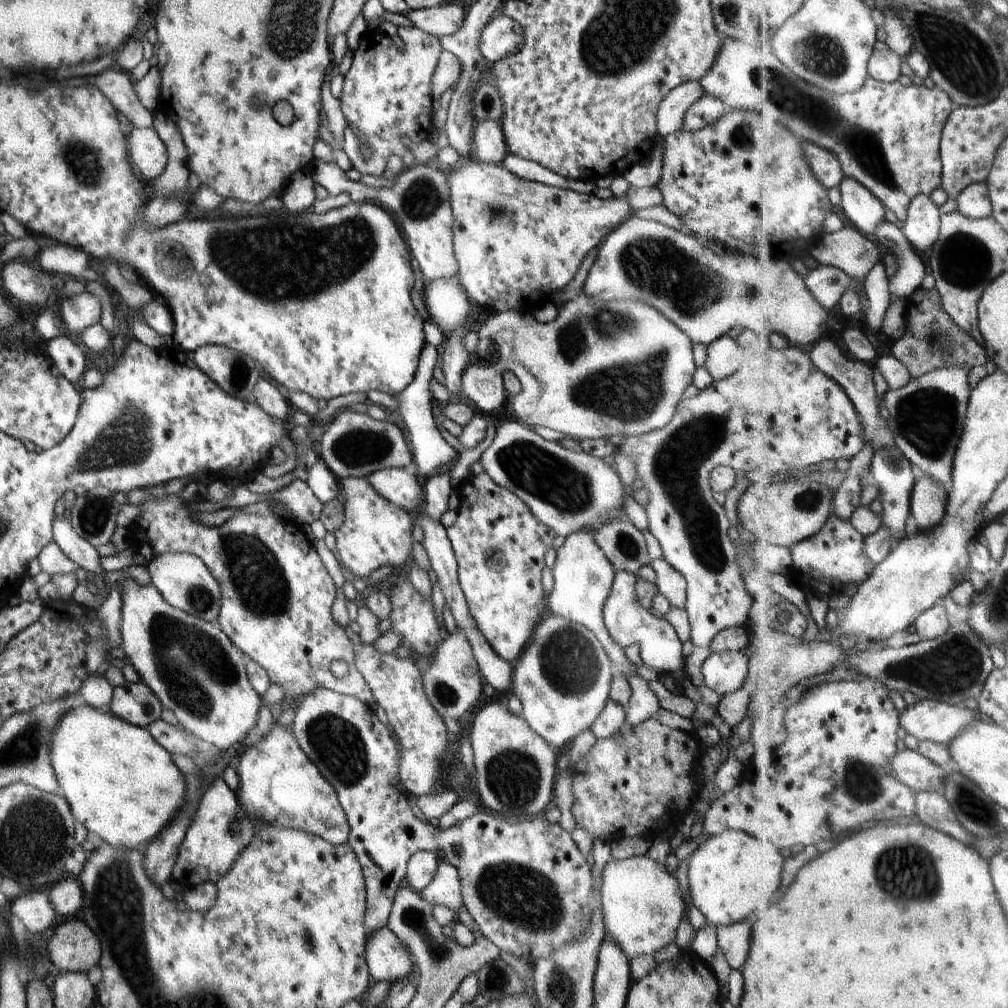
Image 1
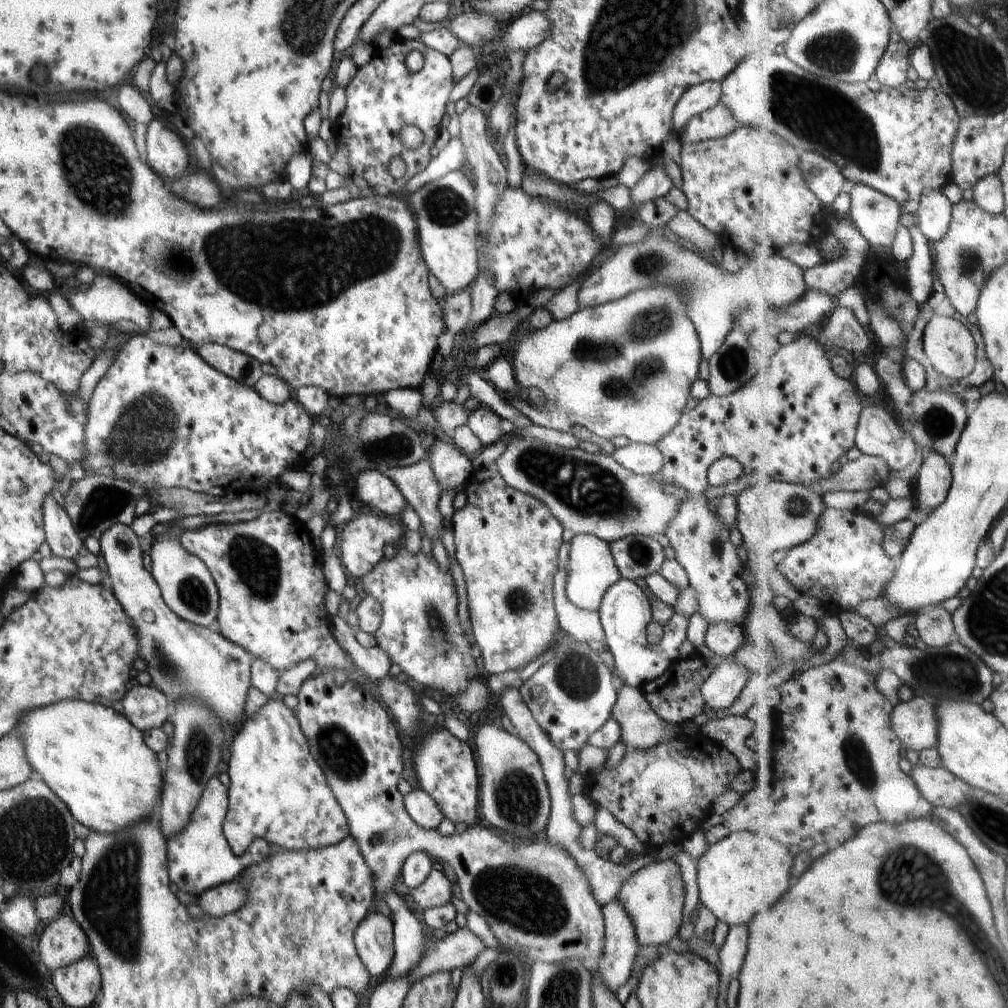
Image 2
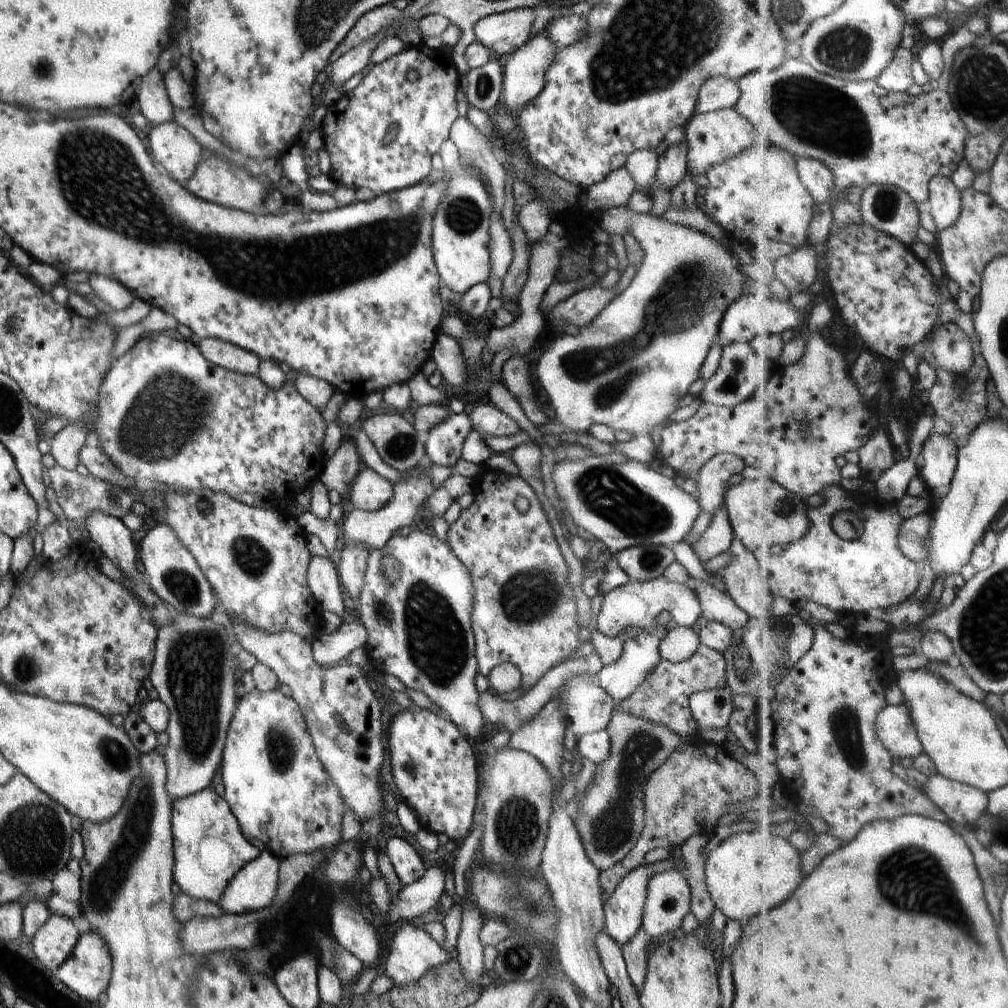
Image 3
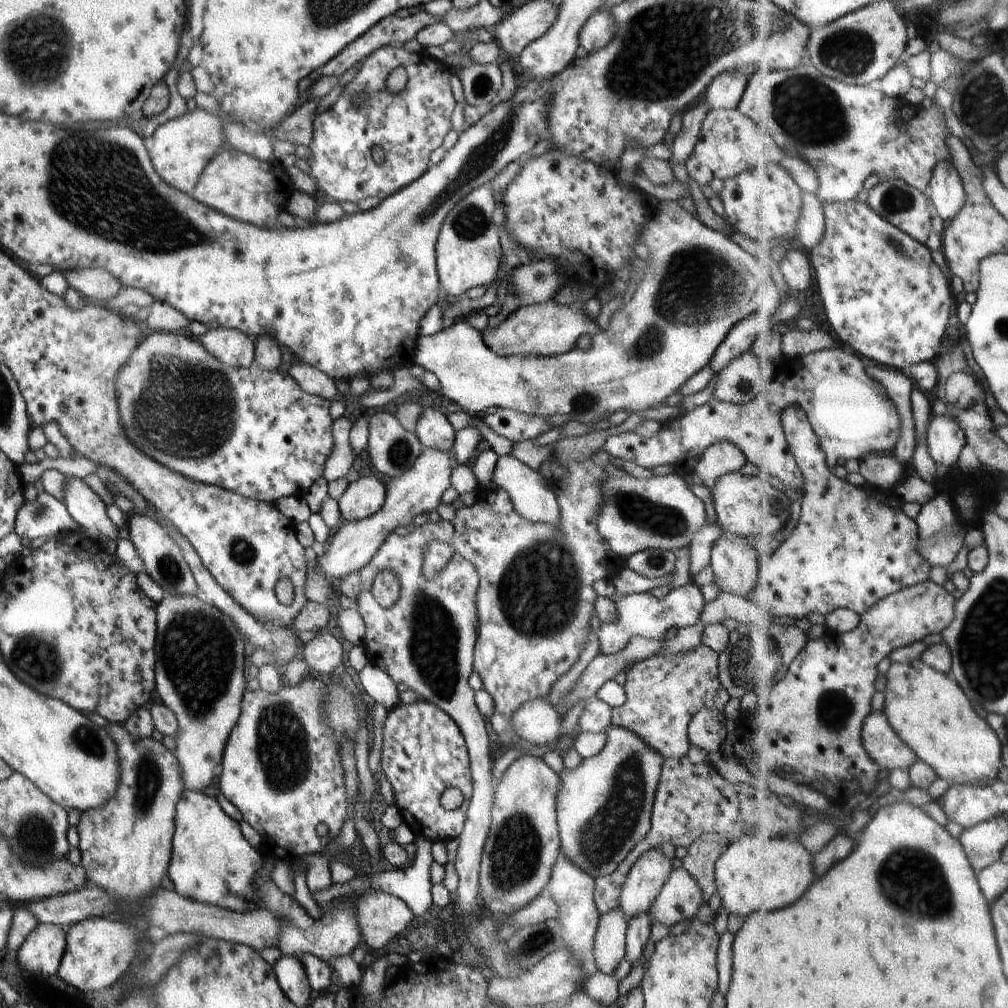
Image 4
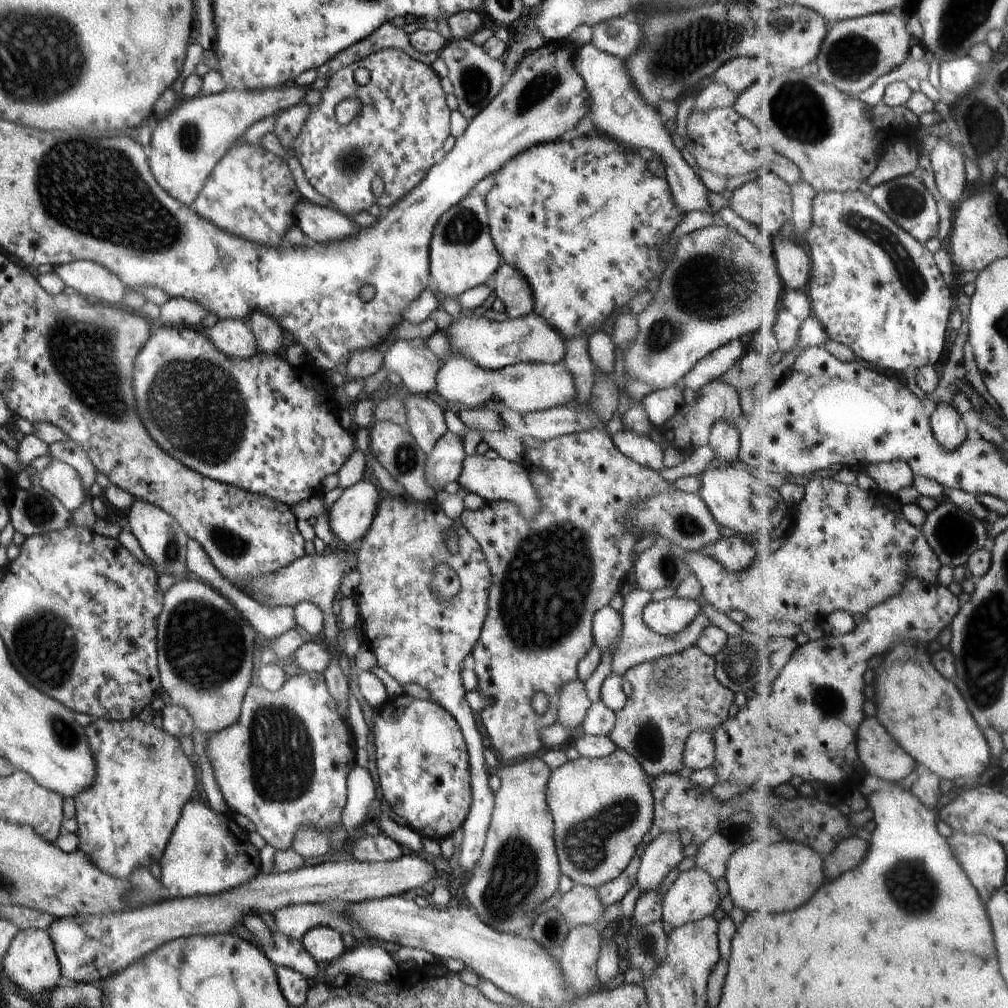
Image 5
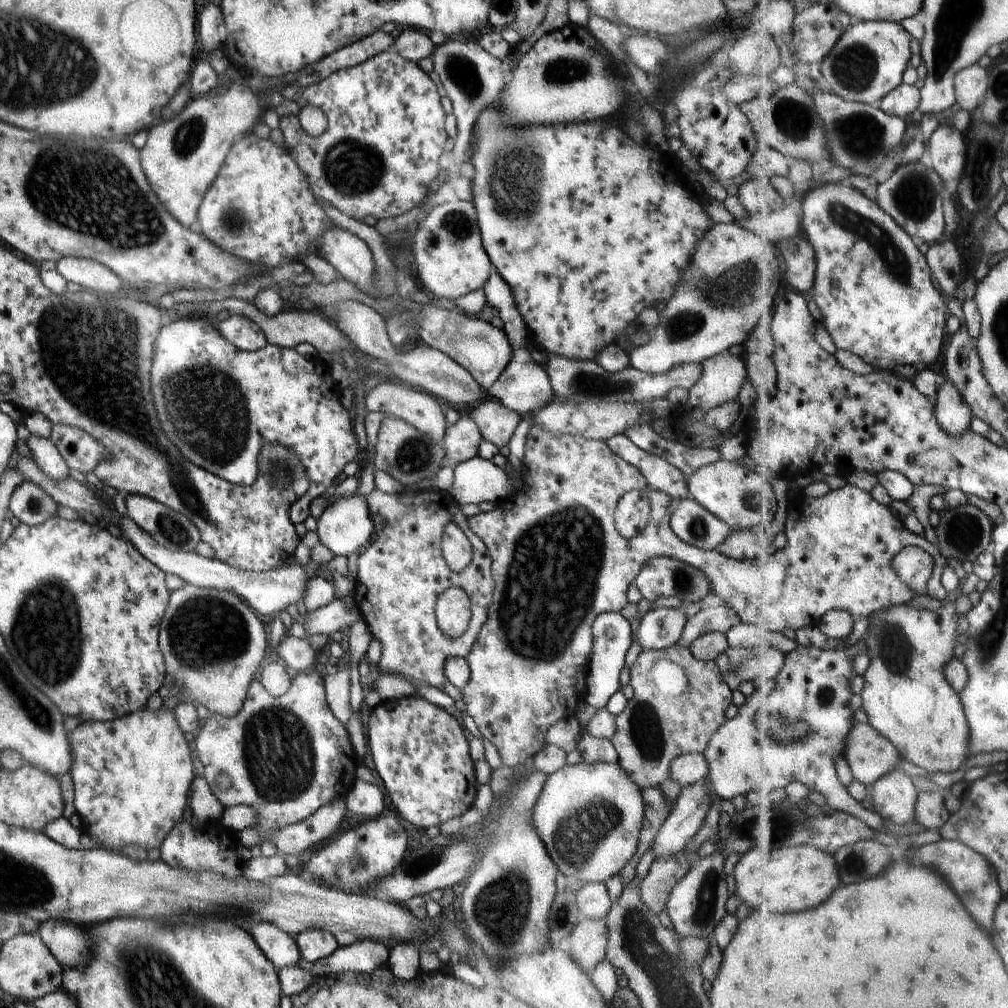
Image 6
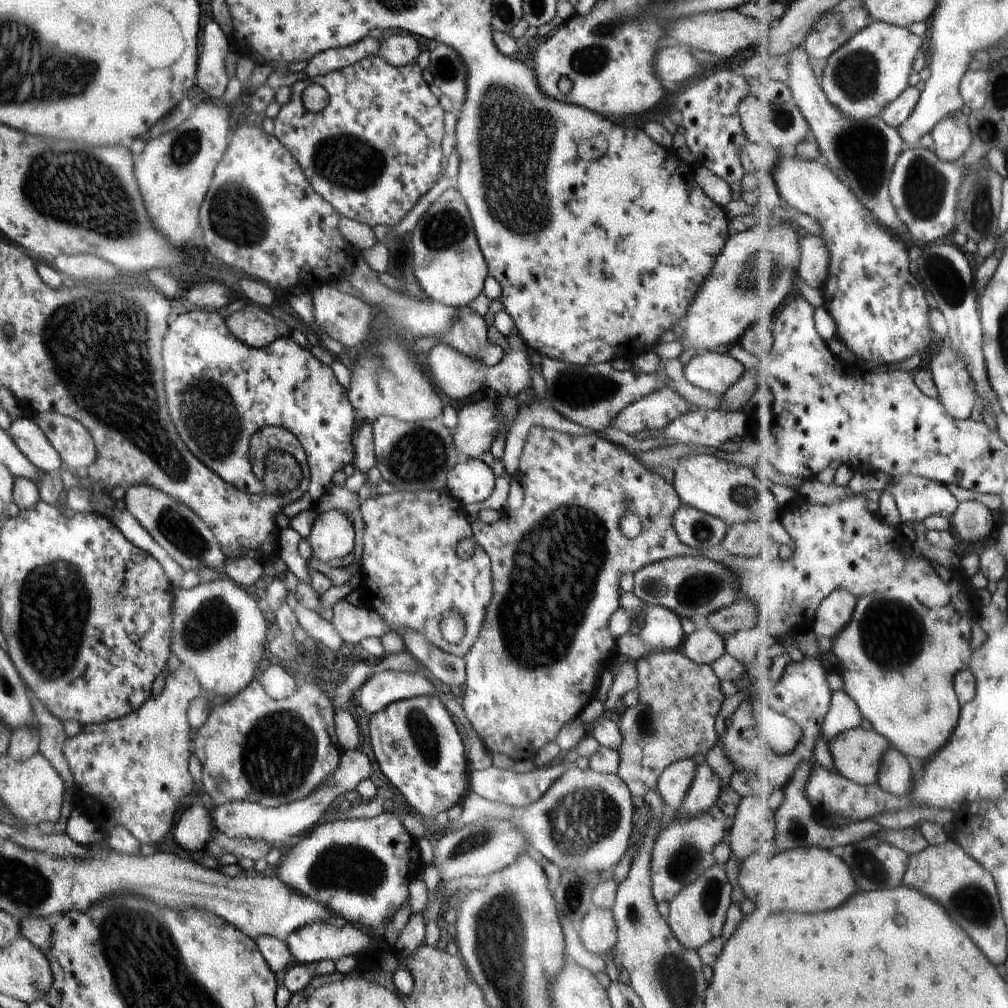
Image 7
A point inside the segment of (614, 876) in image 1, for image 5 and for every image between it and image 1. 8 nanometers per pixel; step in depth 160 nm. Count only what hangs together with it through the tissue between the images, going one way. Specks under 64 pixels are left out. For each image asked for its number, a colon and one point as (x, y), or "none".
2: (654, 897)
3: (668, 899)
4: (679, 899)
5: (693, 895)

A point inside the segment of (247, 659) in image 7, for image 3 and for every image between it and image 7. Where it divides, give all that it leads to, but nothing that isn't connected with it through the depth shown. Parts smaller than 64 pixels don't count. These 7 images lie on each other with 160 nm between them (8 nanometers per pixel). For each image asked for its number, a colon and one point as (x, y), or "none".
3: (194, 670)
4: (199, 671)
5: (205, 648)
6: (212, 642)

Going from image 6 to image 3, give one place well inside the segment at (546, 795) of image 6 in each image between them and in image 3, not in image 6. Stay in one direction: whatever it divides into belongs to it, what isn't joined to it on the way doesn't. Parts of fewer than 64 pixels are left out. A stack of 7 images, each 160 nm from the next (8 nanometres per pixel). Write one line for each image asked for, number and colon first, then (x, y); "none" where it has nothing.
3: (609, 818)
4: (604, 806)
5: (601, 809)

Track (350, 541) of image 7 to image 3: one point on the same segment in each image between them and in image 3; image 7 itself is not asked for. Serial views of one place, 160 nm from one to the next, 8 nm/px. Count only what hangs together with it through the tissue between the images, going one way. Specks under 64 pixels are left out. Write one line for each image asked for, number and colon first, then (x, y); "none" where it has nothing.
3: (370, 492)
4: (363, 498)
5: (350, 517)
6: (345, 527)

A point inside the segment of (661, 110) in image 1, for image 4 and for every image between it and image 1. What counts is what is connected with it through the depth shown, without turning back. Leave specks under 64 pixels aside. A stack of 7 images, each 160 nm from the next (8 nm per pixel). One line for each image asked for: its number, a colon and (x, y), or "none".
2: (698, 98)
3: (721, 92)
4: (724, 92)

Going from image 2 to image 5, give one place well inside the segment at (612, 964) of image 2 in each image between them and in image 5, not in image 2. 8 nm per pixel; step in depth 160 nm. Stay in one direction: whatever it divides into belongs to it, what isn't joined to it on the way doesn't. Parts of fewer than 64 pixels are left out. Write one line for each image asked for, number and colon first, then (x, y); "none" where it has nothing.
3: (623, 910)
4: (649, 873)
5: (665, 852)

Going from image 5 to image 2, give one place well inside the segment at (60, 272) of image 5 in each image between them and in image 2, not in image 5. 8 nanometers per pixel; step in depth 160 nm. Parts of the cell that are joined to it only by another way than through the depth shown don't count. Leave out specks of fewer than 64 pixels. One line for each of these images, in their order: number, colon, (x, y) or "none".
2: (106, 300)
3: (116, 295)
4: (97, 285)

